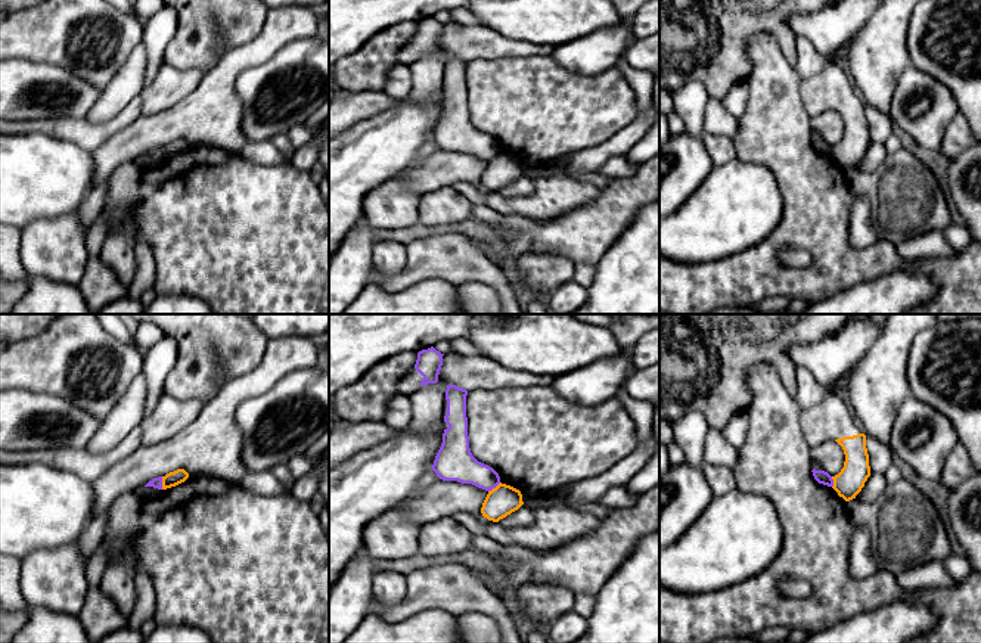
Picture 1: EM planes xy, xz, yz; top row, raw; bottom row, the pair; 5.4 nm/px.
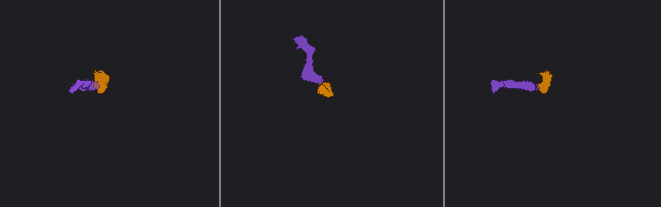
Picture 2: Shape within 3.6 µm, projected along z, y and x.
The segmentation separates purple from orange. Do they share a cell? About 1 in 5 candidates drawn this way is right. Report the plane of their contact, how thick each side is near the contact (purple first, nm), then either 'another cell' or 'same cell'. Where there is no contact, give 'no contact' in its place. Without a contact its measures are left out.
meets purple in xy; 60 nm thick on the purple side, 80 nm on the other; another cell

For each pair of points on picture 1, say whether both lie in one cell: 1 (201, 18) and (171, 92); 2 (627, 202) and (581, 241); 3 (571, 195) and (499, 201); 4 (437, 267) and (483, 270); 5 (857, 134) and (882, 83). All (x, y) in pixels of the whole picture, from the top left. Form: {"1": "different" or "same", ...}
{"1": "same", "2": "same", "3": "same", "4": "same", "5": "different"}

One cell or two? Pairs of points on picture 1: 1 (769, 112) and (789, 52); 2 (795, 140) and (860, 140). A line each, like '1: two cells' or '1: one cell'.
1: two cells
2: two cells

